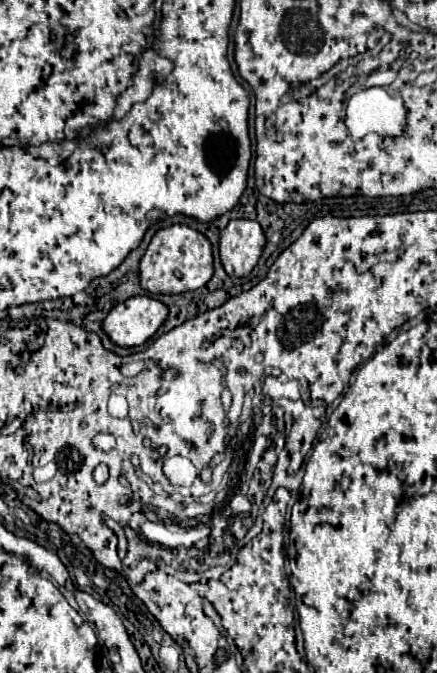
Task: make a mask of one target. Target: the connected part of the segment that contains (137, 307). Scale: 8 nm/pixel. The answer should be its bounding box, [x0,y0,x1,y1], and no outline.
[104,297,168,347]

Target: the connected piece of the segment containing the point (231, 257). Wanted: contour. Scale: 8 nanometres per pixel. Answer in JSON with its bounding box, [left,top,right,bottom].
[220,219,266,277]

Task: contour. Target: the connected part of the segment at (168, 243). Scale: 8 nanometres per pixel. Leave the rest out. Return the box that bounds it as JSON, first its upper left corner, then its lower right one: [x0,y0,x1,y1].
[140,225,212,295]

